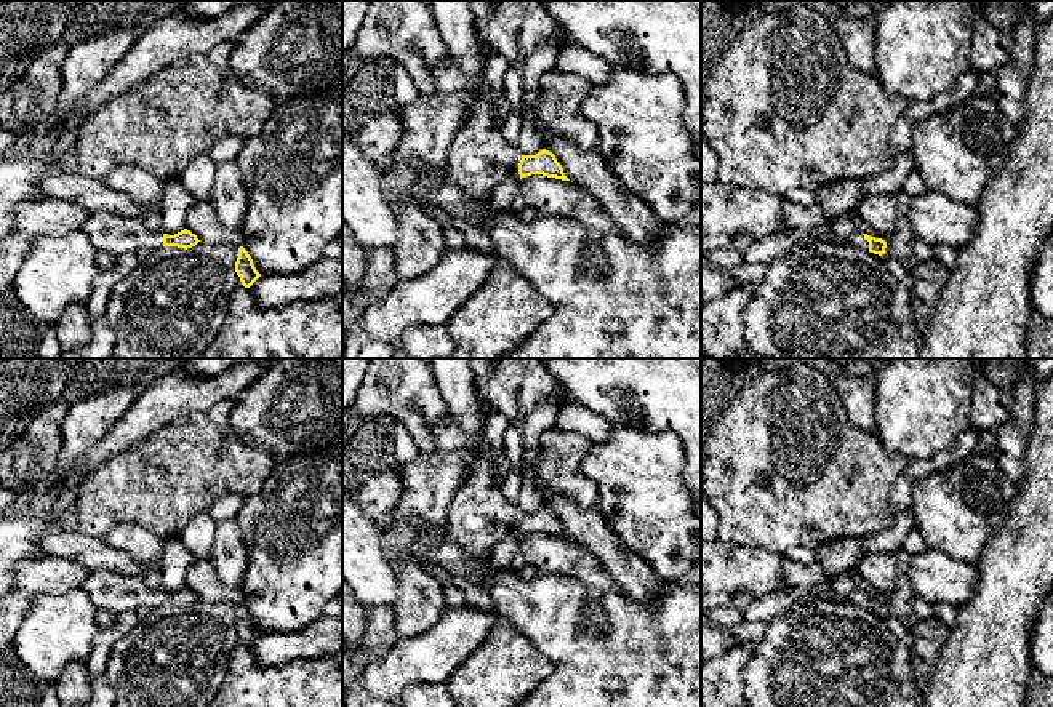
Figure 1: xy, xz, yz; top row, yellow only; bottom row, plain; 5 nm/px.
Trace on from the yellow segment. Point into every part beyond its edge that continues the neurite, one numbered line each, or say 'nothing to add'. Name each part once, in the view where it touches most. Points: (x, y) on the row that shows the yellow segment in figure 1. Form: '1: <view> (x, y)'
1: yz (858, 240)

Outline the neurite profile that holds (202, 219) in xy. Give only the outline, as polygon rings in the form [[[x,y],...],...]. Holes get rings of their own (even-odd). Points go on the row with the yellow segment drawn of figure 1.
[[[210,200],[197,202],[187,211],[186,229],[197,235],[202,243],[230,243],[242,246],[243,234],[240,227],[224,227]]]

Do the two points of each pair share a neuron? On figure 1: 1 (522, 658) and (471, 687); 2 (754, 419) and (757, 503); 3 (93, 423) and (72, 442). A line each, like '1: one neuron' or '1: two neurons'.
1: one neuron
2: one neuron
3: one neuron

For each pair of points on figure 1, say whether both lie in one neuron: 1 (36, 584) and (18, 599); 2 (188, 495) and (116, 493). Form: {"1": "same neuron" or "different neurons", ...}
{"1": "different neurons", "2": "same neuron"}

